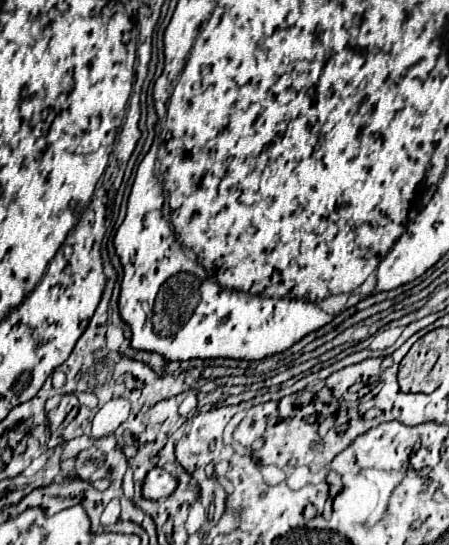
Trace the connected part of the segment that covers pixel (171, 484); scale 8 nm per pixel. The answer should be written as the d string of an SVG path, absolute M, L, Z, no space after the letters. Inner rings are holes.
M154 467L148 475L146 475L146 483L144 483L144 489L142 489L142 495L146 499L152 499L152 501L158 501L158 499L166 499L170 497L178 487L178 479L166 471L166 469L160 469L160 467Z

